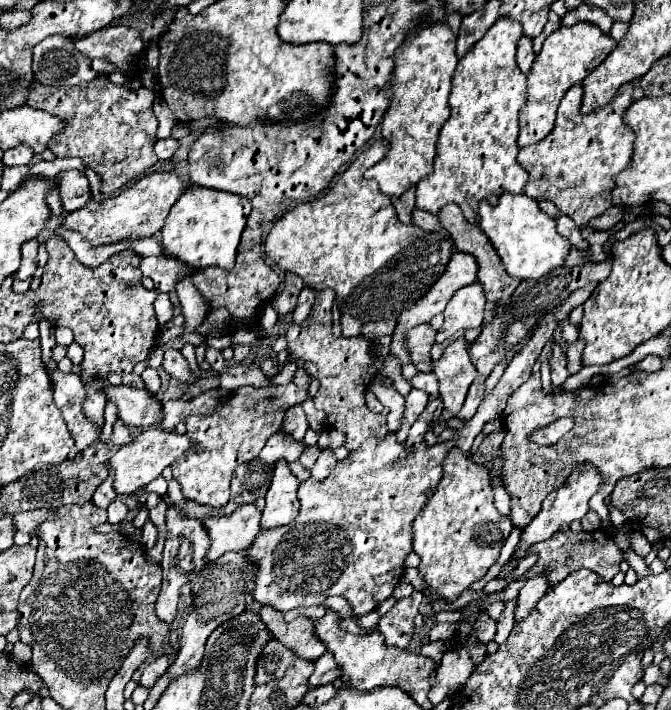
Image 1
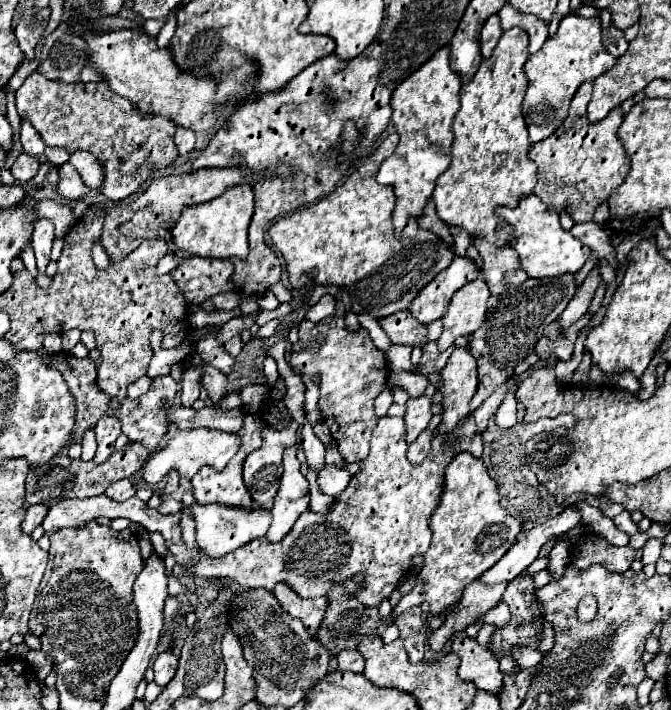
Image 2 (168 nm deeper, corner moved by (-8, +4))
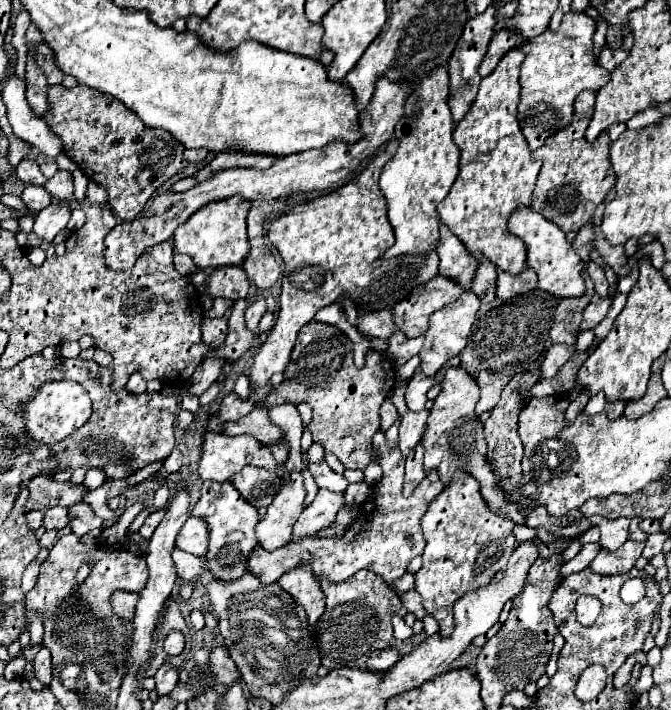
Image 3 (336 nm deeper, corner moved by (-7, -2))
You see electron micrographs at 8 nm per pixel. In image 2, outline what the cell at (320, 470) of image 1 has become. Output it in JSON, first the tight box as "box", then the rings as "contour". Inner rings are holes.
{"box":[318,464,350,496],"contour":[[[326,464],[318,472],[318,486],[328,496],[340,494],[346,488],[348,480],[350,480],[350,472],[346,468],[338,468],[336,464]]]}

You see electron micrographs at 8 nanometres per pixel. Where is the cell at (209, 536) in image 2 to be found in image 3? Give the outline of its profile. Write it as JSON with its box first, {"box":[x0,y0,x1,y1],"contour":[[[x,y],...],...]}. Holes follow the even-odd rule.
{"box":[177,516,207,556],"contour":[[[191,516],[181,526],[177,534],[177,548],[183,552],[189,552],[193,556],[205,556],[207,554],[207,526],[203,520]]]}

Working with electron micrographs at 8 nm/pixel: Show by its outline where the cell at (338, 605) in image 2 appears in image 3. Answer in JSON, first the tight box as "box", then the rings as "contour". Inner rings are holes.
{"box":[315,570,403,670],"contour":[[[359,570],[347,582],[327,582],[327,578],[319,582],[327,600],[327,608],[315,624],[321,664],[329,670],[365,668],[371,652],[387,648],[393,640],[391,616],[403,606],[397,592],[369,570]]]}

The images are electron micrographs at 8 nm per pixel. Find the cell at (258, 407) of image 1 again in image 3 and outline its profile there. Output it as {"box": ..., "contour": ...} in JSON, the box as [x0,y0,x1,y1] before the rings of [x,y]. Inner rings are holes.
{"box":[191,482,259,580],"contour":[[[203,482],[201,498],[191,510],[191,516],[199,516],[207,522],[209,530],[209,550],[205,554],[207,558],[207,570],[213,574],[213,578],[219,580],[235,580],[241,578],[247,572],[247,554],[255,550],[257,538],[255,538],[255,526],[259,522],[259,512],[255,506],[243,500],[243,496],[231,486],[231,482]]]}

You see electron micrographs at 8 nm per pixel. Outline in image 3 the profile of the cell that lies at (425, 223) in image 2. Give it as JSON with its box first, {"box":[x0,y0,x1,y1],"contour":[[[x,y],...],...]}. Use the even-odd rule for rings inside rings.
{"box":[437,226,477,292],"contour":[[[441,226],[441,240],[437,242],[437,254],[439,254],[439,274],[445,278],[455,280],[465,288],[465,292],[471,290],[471,282],[477,272],[477,258],[467,252],[467,248],[447,230],[447,226]]]}

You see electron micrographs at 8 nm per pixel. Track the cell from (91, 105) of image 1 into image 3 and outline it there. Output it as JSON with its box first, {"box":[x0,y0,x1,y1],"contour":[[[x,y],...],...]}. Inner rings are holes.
{"box":[43,84,187,222],"contour":[[[59,84],[49,86],[49,104],[51,108],[43,116],[43,120],[63,140],[63,152],[85,172],[85,176],[105,186],[111,210],[125,222],[135,220],[143,212],[145,204],[155,194],[155,190],[187,166],[187,160],[183,158],[185,146],[181,142],[175,142],[175,138],[159,138],[155,130],[143,126],[143,122],[139,122],[139,116],[127,110],[123,102],[119,102],[117,98],[91,90],[83,84],[77,84],[75,88],[65,88],[63,84]]]}

